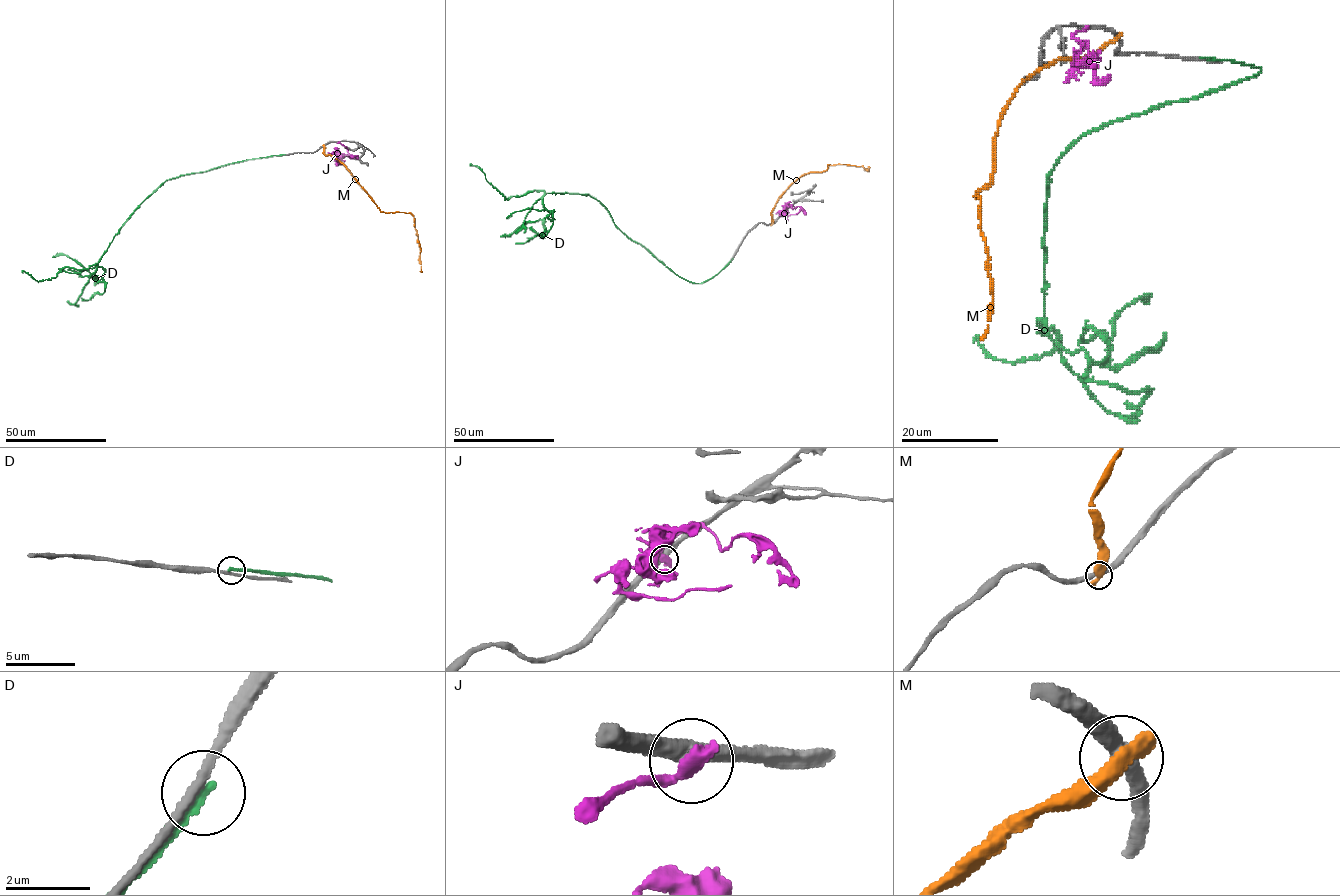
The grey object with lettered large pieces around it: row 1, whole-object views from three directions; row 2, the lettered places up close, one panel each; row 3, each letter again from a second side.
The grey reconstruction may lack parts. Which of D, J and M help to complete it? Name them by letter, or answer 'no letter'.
no letter

